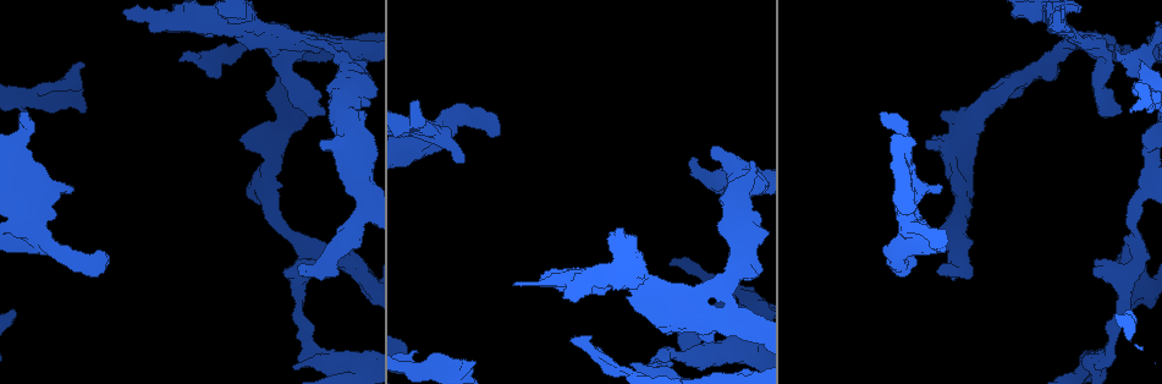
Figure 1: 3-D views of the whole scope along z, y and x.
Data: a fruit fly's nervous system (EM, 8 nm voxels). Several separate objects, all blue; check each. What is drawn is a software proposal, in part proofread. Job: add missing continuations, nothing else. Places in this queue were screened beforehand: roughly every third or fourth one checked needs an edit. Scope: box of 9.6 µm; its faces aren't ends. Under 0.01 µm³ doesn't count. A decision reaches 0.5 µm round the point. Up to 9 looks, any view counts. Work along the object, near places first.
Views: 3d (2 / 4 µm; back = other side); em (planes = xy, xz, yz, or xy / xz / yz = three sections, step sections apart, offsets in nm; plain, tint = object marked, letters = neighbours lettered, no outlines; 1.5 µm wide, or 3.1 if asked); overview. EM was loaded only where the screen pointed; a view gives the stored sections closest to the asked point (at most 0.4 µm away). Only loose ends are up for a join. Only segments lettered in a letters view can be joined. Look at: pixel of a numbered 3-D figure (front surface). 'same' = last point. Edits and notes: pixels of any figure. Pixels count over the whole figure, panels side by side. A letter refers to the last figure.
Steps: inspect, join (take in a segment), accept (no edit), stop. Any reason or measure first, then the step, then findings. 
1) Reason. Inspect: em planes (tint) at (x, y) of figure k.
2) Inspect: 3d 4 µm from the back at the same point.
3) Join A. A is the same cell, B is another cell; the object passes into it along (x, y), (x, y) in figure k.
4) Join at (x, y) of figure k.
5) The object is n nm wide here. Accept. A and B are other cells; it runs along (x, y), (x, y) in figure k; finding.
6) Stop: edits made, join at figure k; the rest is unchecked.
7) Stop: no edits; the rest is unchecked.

Free end. Inspect: em planes (tint) at (74, 190) of figure 1.

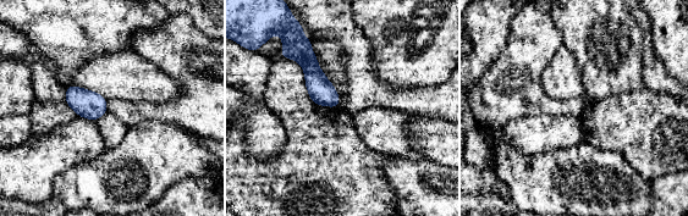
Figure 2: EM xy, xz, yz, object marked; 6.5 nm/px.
What lies round it. Inspect: em planes (letters) at the same point.

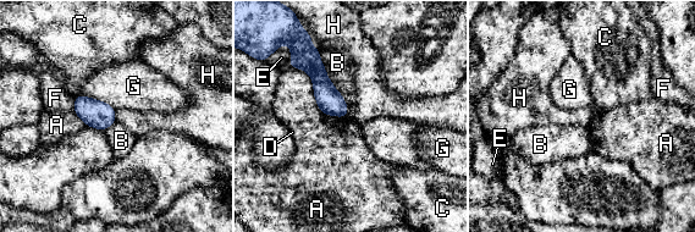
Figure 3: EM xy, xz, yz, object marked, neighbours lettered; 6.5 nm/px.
The longest contact is with A, 500 nm. Accept. A, B, C, D, E, F, G and H are other cells; none of them fits.

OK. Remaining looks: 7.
Inspect: em xz step 4 (letters) at (416, 100) of figure 1.

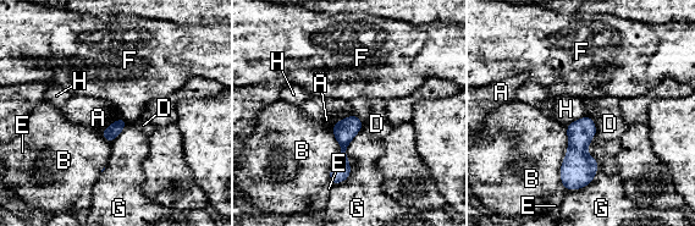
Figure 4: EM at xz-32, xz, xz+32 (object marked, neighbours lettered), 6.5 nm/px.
Accept. A, B, D, E, F, G and H are other cells; no lettered segment goes on from it.

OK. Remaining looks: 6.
Stops while still wide. Inspect: em yz step 4 (tint) at (693, 161) of figure 1.

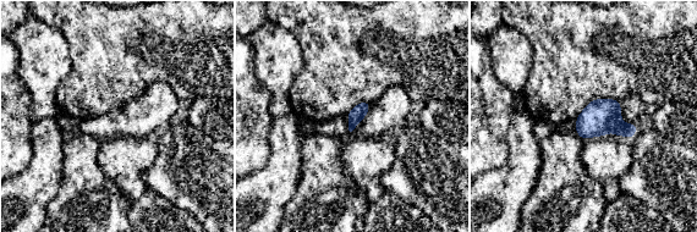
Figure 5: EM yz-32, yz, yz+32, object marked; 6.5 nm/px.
Cut it another way. Inspect: em planes (letters) at the same point.

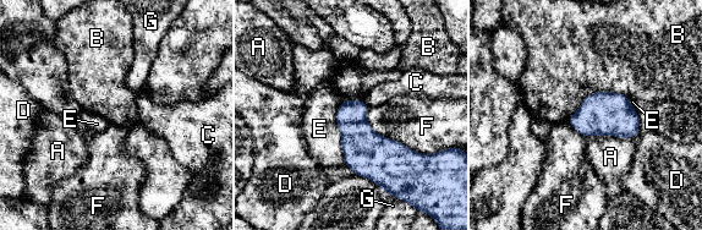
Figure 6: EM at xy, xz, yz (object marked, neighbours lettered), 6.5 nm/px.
The object is 220 nm wide here. Accept. A, B, C, D, E, F and G are other cells; a border runs along (628, 96), (591, 92), (566, 120) in figure 6; no lettered segment goes on from it.

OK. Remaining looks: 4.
Branch stops here. Inspect: em xz step 8 (letters) at (633, 362) of figure 1.

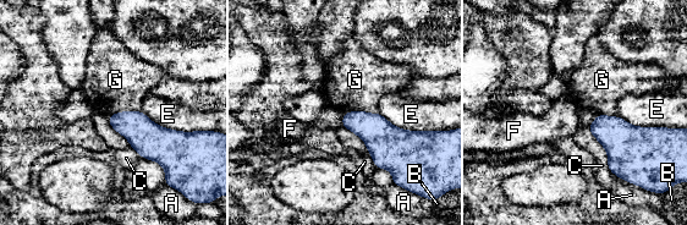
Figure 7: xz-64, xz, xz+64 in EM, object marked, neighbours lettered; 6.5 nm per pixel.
Accept. A, B, C, E, F and G are other cells; a border runs along (377, 111), (350, 110), (344, 114) in figure 7; no lettered segment goes on from it.

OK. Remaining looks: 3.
Stop: no edits; the rest is unchecked.

